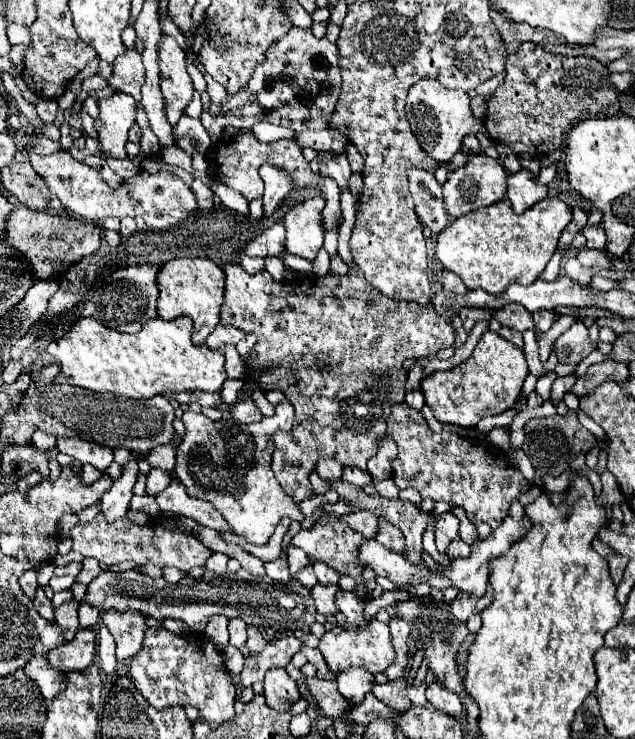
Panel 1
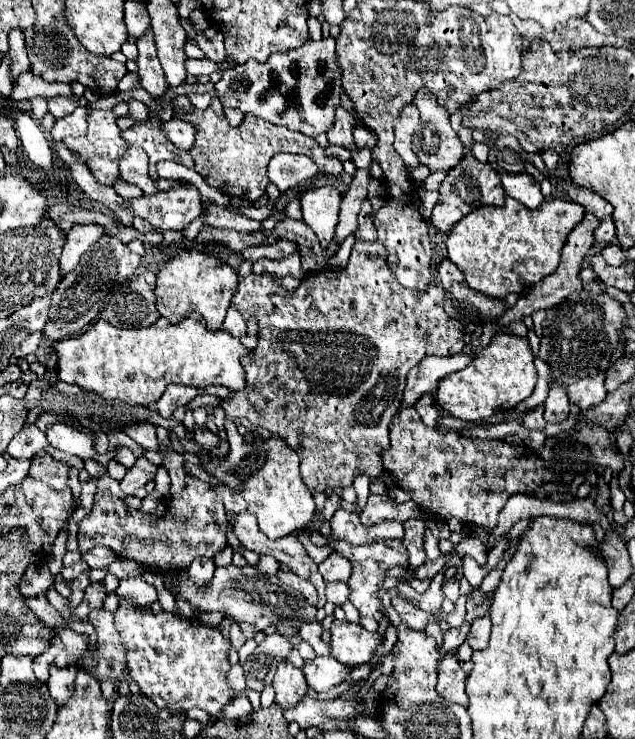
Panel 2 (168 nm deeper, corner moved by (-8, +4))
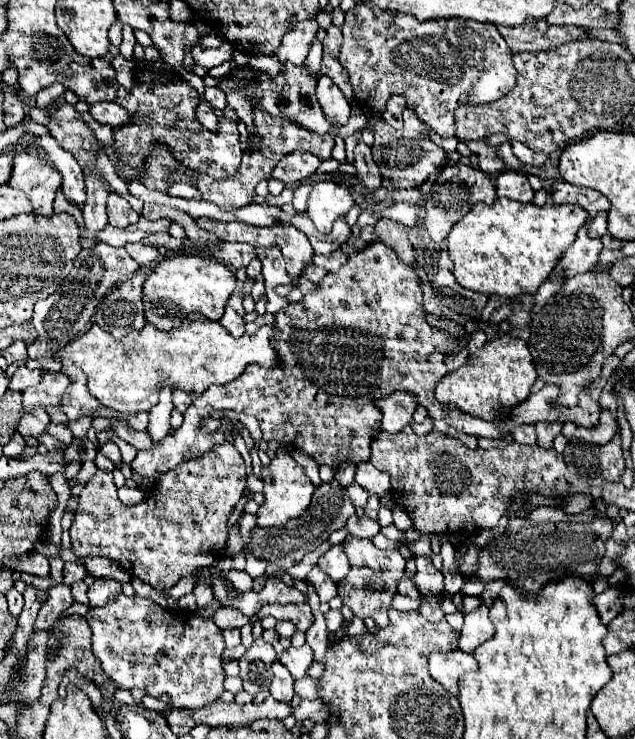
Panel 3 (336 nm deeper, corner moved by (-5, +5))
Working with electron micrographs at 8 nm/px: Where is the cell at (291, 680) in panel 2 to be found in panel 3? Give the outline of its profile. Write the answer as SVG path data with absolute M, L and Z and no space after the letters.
M275 662L271 666L273 670L273 682L271 682L271 696L279 702L291 702L293 698L293 676L289 674L289 670L281 664L281 662Z

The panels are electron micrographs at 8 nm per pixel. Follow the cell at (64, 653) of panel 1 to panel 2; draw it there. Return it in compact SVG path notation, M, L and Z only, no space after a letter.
M68 627L58 629L52 635L52 645L34 659L34 673L36 673L38 681L46 685L50 665L66 667L70 663L76 663L86 649L88 649L88 637L86 635L74 633Z

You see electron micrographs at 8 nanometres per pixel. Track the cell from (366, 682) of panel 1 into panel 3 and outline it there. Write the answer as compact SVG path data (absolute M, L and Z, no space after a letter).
M303 644L301 648L291 646L289 650L285 650L279 656L279 662L287 666L287 670L291 672L291 676L295 680L301 680L301 678L307 676L307 670L309 670L309 666L313 662L313 650L307 644Z

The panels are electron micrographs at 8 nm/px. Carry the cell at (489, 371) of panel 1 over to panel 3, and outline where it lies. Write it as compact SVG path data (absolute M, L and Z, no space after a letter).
M505 334L501 338L485 342L485 346L469 356L465 366L461 366L459 370L447 372L437 384L435 396L441 404L453 404L461 412L493 420L497 412L505 412L505 408L527 400L535 380L537 372L527 344L515 336Z

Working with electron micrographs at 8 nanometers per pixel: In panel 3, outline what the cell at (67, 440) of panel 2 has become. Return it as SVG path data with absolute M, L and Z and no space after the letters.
M23 410L23 418L21 418L21 424L17 426L17 430L21 430L21 436L29 438L37 438L39 434L43 434L47 430L47 426L51 424L51 418L45 410Z

